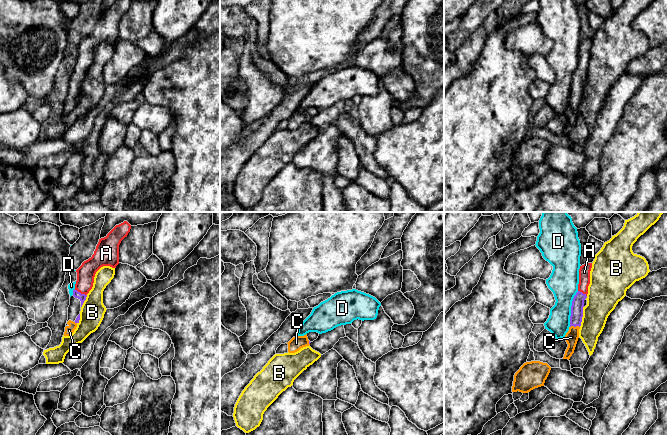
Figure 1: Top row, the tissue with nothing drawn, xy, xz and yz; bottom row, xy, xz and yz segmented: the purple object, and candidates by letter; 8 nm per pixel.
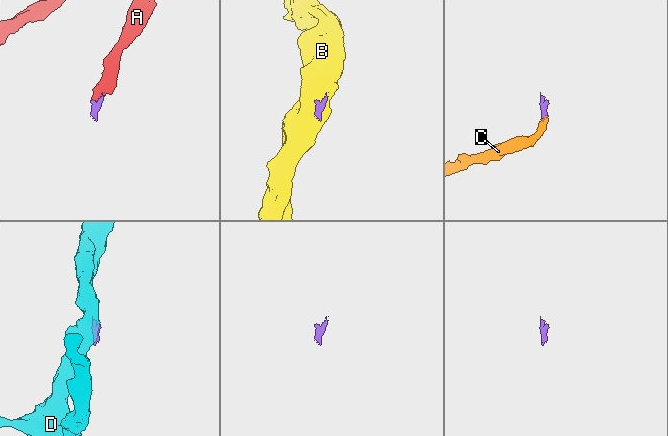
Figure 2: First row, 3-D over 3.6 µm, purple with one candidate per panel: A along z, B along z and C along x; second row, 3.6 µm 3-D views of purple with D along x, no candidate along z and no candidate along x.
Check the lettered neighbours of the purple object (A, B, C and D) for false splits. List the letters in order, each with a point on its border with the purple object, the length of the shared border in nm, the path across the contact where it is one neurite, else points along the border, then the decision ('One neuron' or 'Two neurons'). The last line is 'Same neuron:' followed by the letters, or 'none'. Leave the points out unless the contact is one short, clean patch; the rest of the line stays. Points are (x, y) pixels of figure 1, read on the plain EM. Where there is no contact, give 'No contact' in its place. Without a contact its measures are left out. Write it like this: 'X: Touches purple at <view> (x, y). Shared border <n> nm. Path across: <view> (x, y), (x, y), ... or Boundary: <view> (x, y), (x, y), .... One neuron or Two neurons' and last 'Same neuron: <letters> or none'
A: Touches purple at xy (79, 68). Shared border 120 nm. Path across: xy (76, 70), (79, 68), (84, 60), (86, 48). One neuron
B: Touches purple at yz (582, 92). Shared border 170 nm. Boundary: yz (583, 82), (583, 92), (579, 102). Two neurons
C: Touches purple at yz (574, 102). Shared border 80 nm. Path across: yz (577, 82), (574, 102), (571, 113). One neuron
D: Touches purple at yz (571, 85). Shared border 300 nm. Two neurons
Same neuron: A, C

